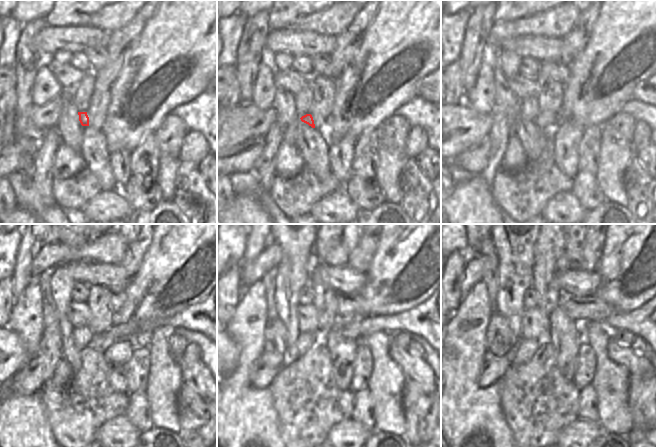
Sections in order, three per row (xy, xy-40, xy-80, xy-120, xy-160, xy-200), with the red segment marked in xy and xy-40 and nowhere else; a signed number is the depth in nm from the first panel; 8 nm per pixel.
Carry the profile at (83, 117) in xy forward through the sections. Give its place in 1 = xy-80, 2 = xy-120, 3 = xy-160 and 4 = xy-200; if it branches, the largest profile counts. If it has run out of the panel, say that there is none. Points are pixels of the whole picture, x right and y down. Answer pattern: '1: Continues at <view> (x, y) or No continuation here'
1: Continues at xy-80 (547, 121)
2: Continues at xy-120 (196, 317)
3: Continues at xy-160 (420, 321)
4: Continues at xy-200 (644, 322).

